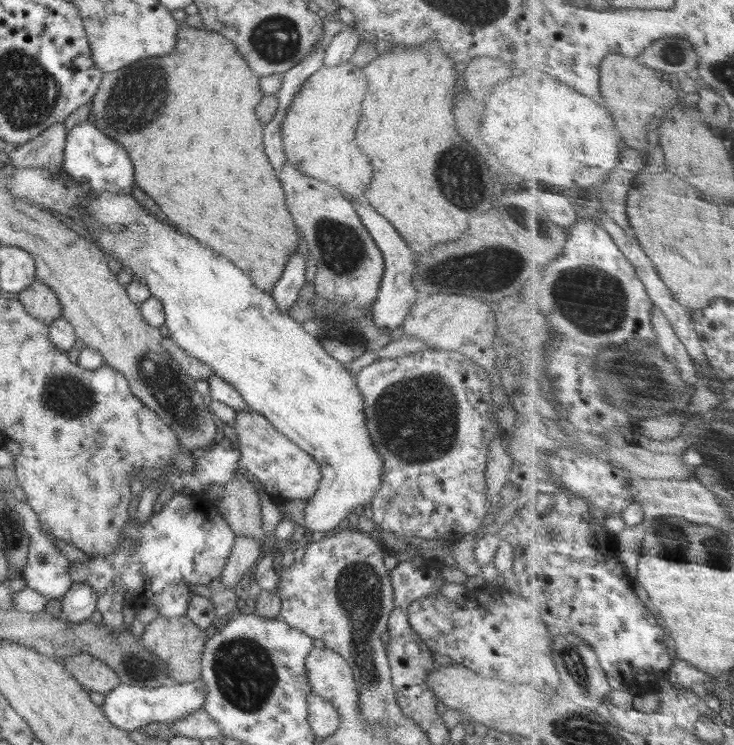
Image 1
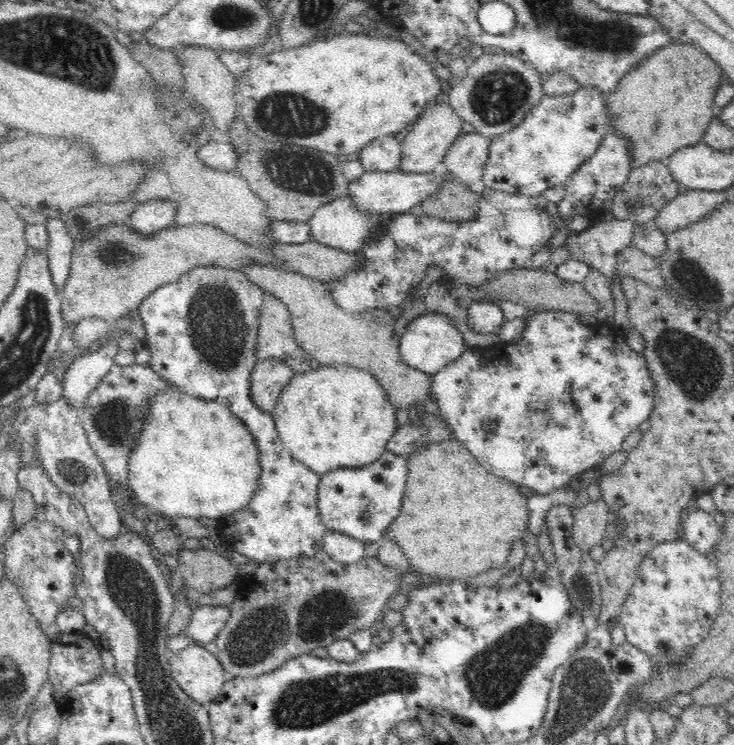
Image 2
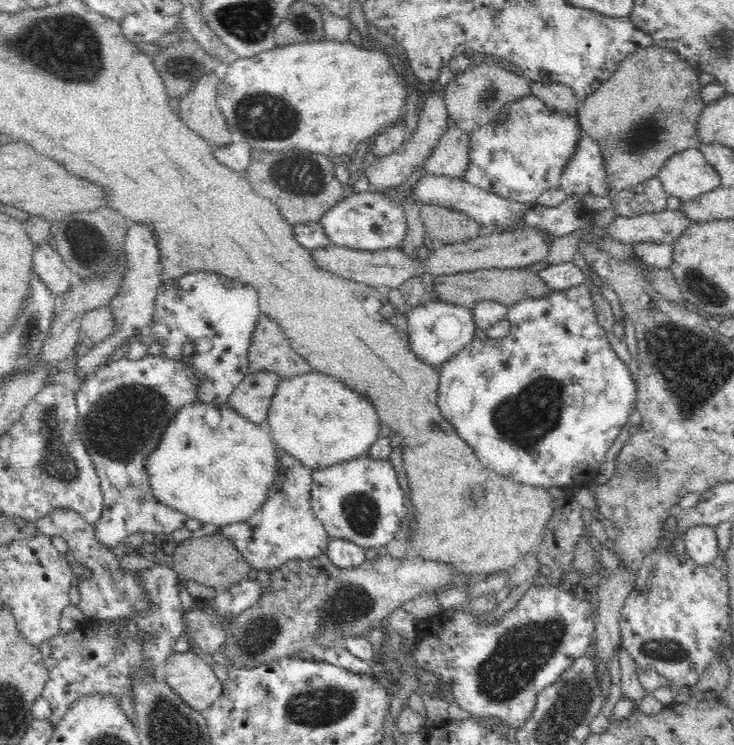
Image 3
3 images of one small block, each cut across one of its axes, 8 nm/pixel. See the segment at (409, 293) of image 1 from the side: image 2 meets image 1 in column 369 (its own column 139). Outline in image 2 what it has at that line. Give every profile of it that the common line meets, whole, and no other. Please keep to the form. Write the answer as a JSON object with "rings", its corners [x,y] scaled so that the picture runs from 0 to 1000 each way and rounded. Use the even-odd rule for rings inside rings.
{"rings":[[[210,267],[204,271],[191,272],[177,289],[172,302],[183,310],[204,319],[207,313],[225,307],[237,295],[243,282],[243,272],[229,267]]]}

